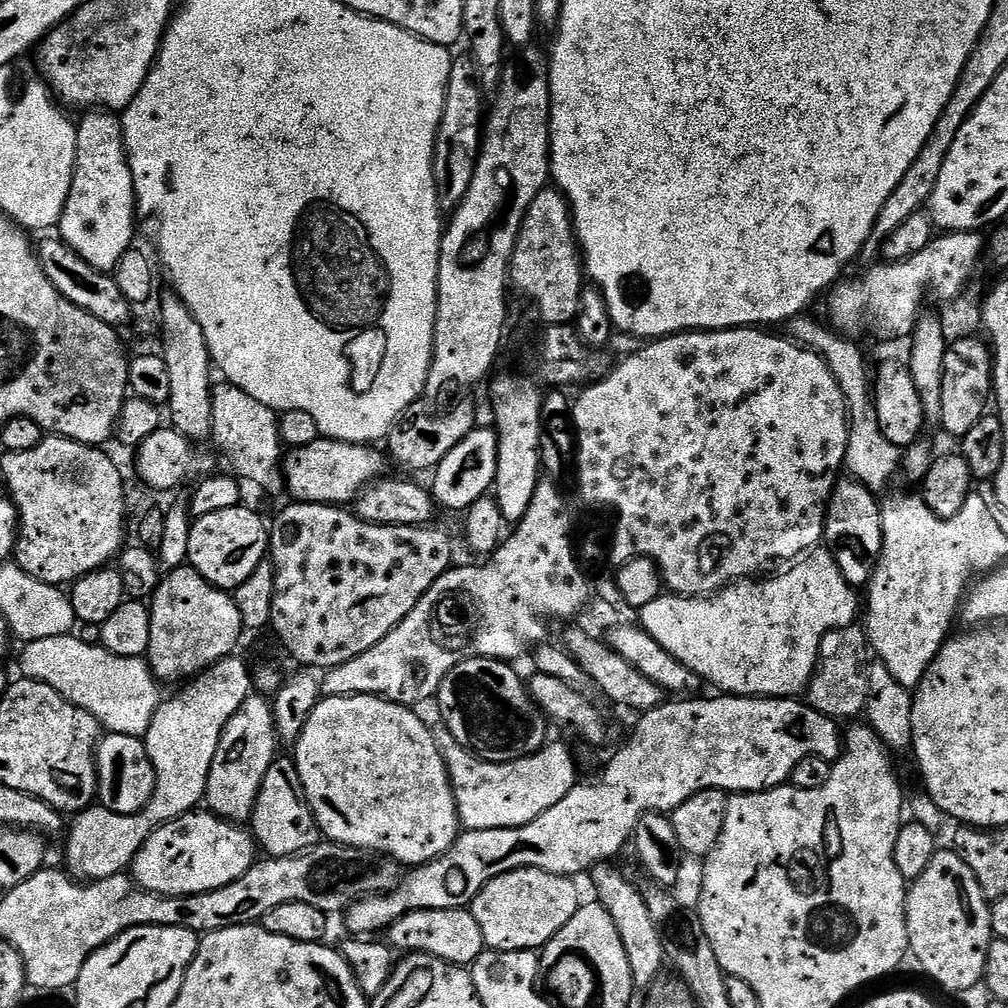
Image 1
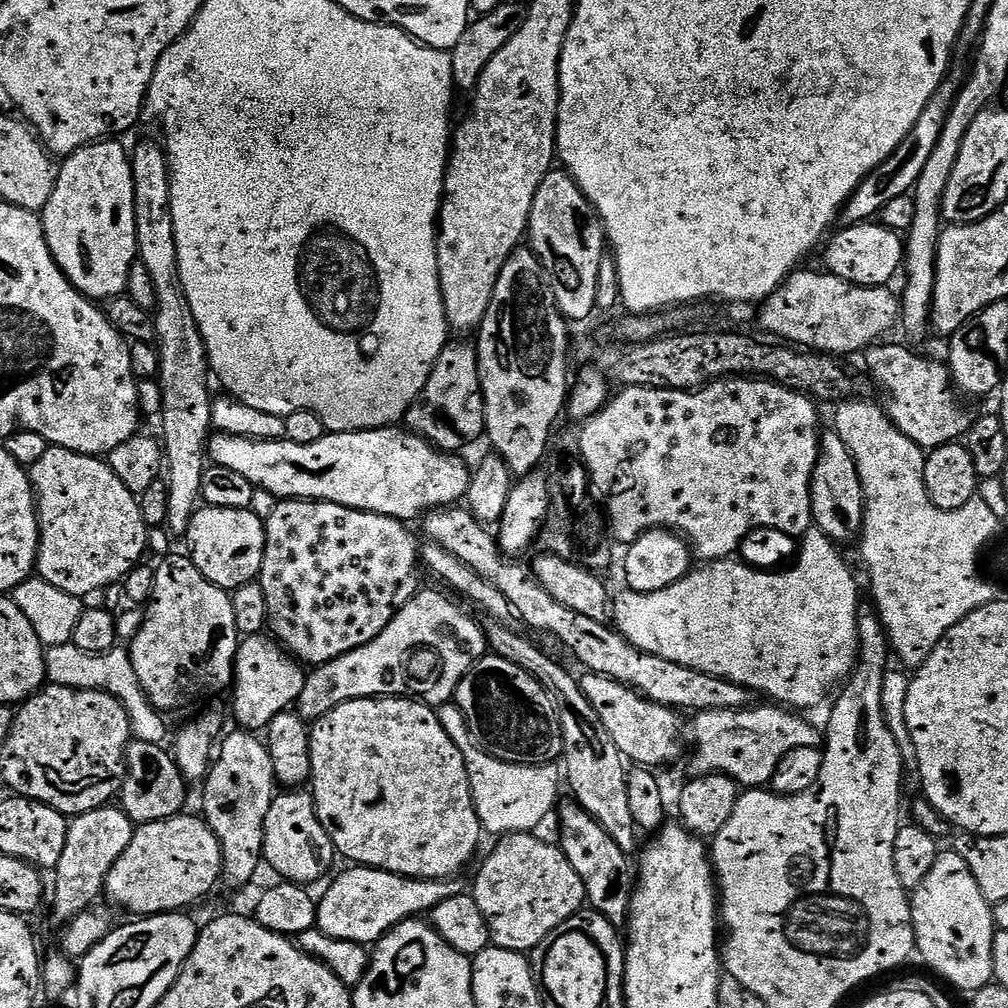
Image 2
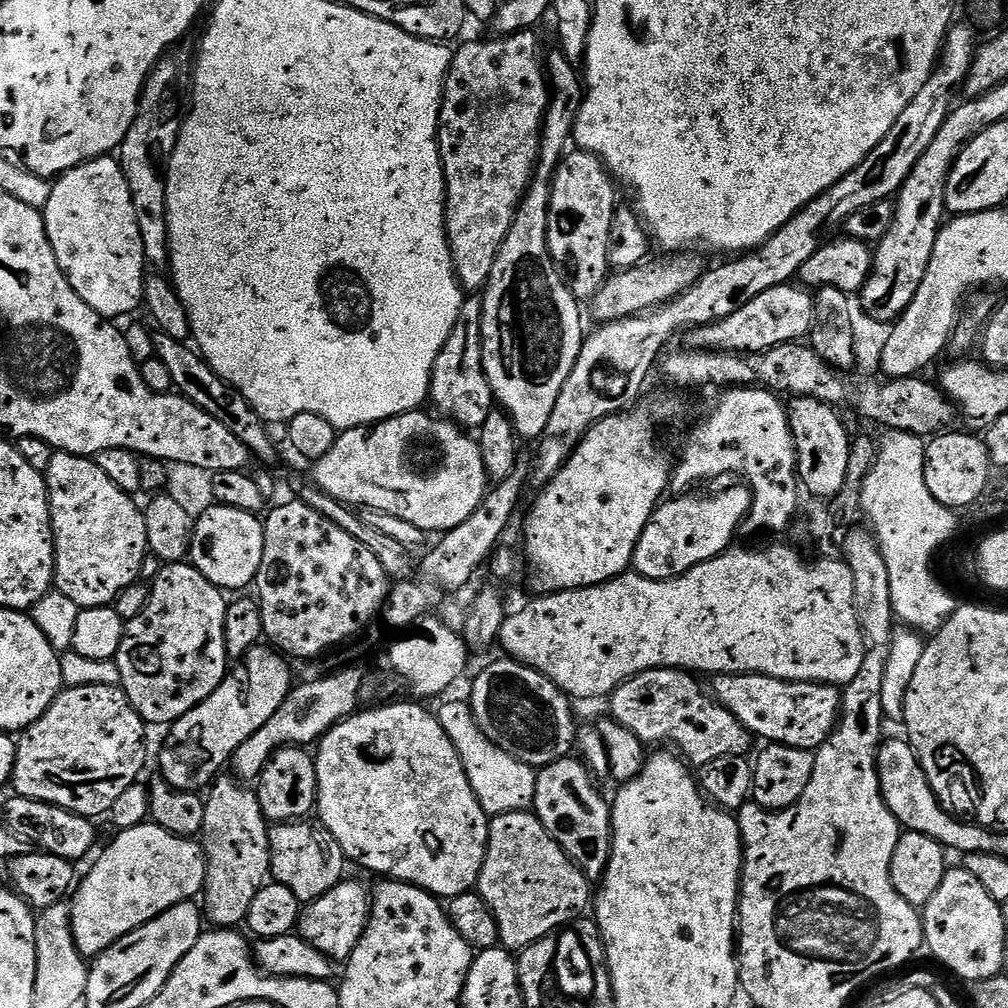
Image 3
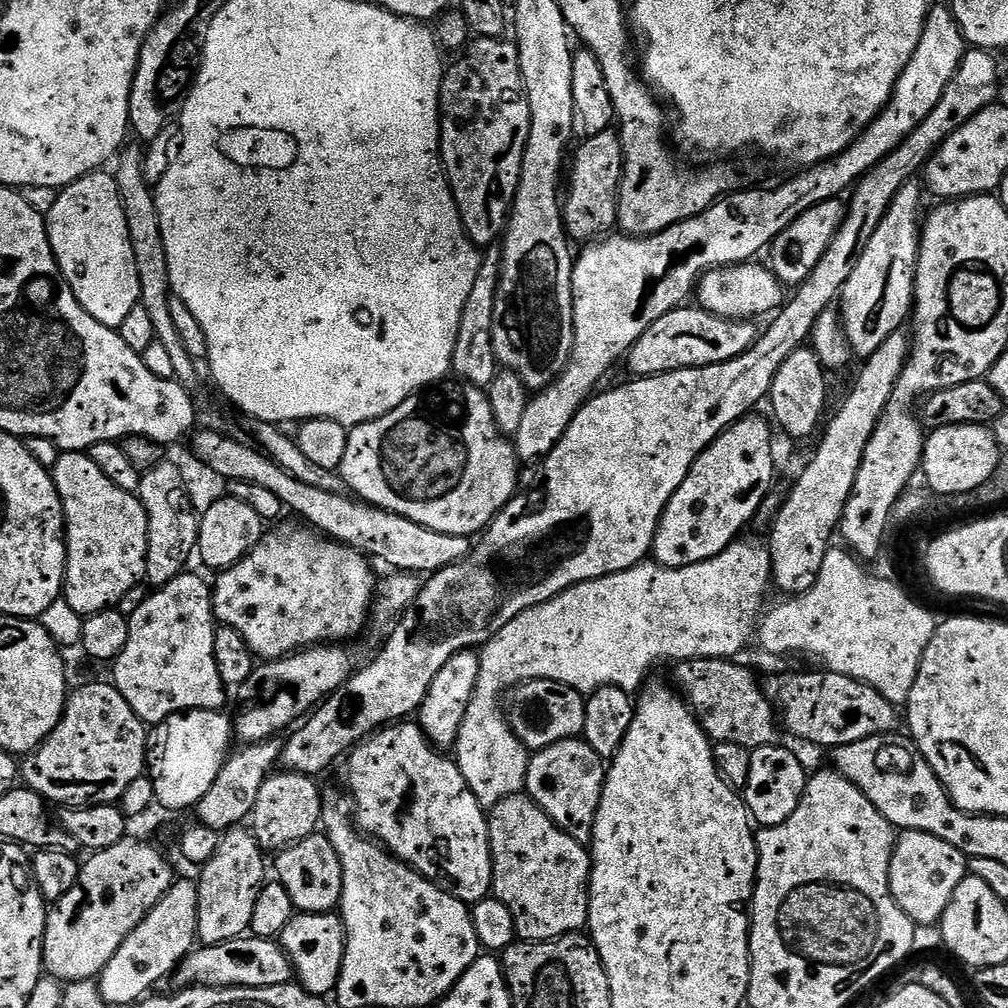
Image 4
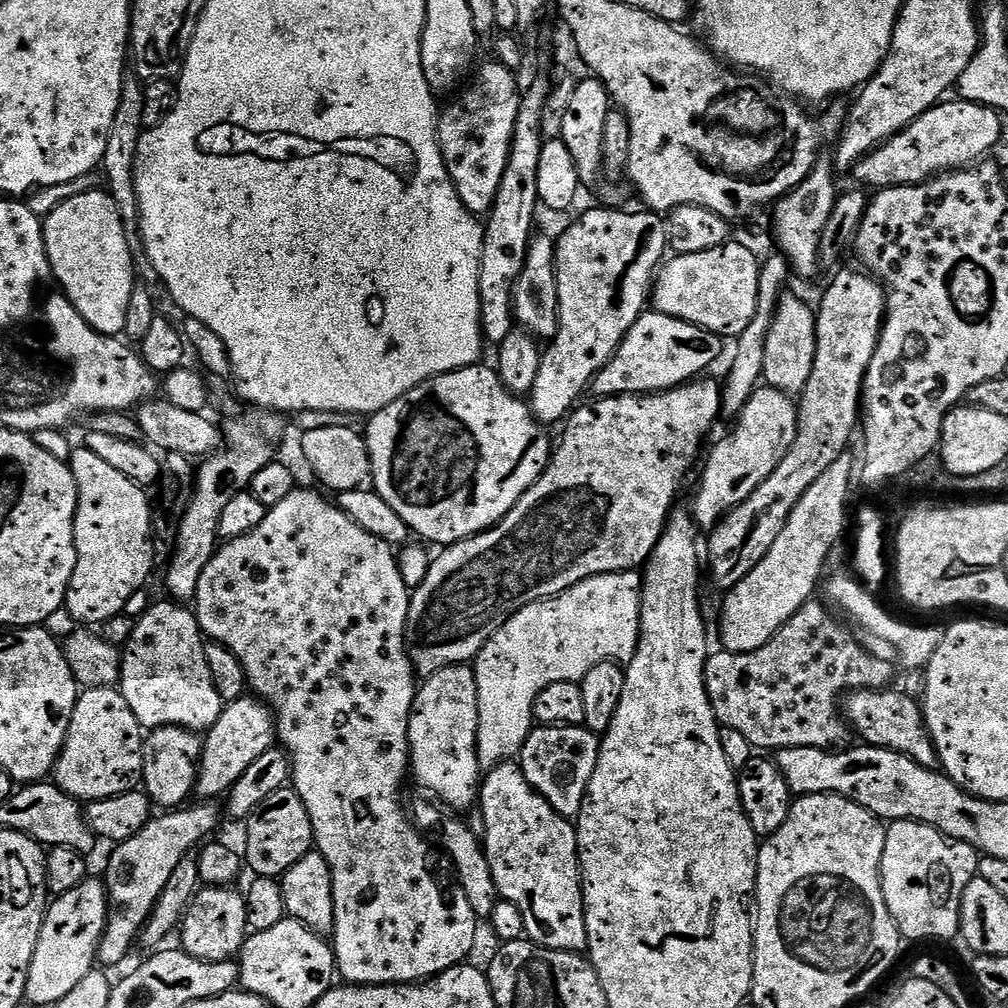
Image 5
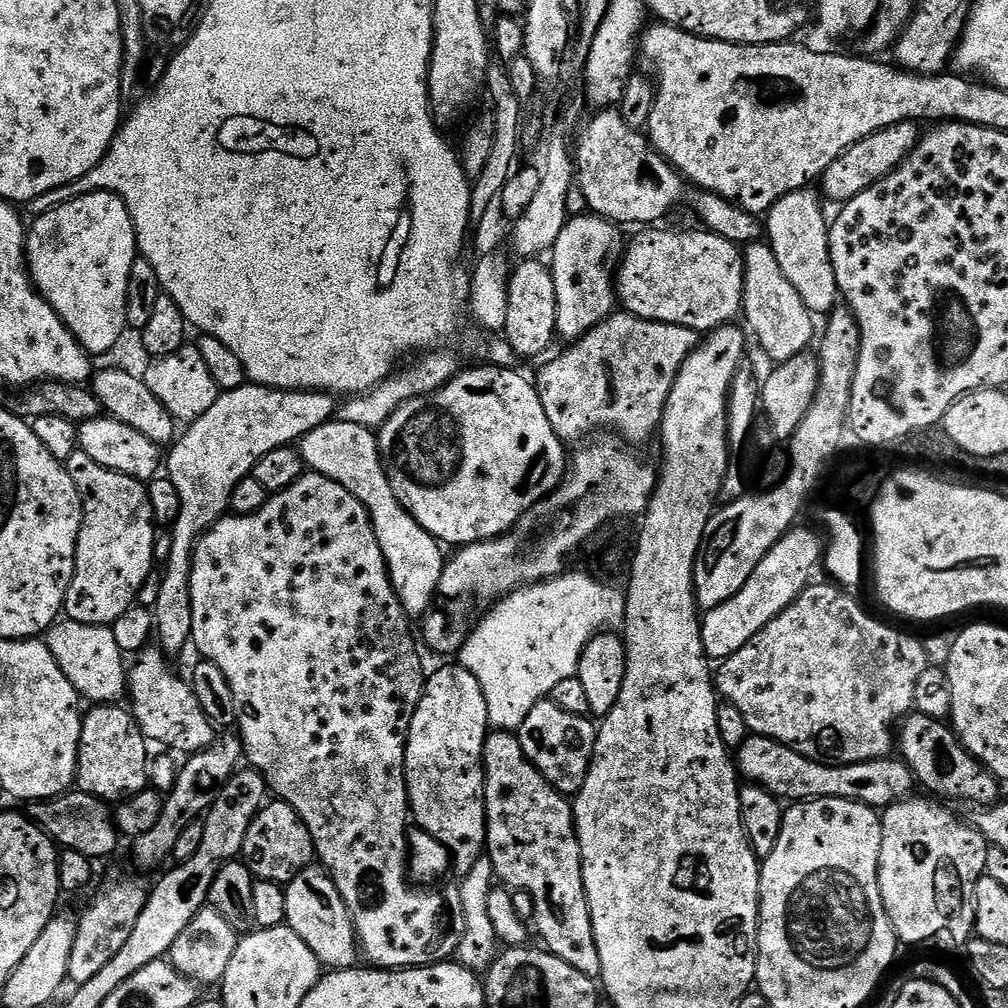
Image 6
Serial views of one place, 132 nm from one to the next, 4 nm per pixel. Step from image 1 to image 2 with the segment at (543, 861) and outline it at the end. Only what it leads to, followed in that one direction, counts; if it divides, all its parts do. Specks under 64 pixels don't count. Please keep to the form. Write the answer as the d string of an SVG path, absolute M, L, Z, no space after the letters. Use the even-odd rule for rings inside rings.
M749 706L747 708L739 708L738 710L710 710L709 712L697 712L695 713L695 715L693 715L691 717L692 720L692 729L689 730L687 729L686 732L686 740L687 743L690 745L690 752L691 752L691 748L692 748L692 772L695 773L695 775L698 776L709 776L712 772L720 772L723 776L728 776L731 778L731 780L736 781L737 784L743 786L745 789L748 790L756 790L759 789L761 786L768 786L771 785L772 782L772 775L774 774L774 770L778 770L778 762L782 762L782 758L786 758L786 754L790 754L790 750L798 750L799 748L801 748L802 746L810 746L811 748L820 748L821 744L822 744L822 732L820 729L820 732L818 729L815 728L814 725L811 724L810 721L808 720L803 720L802 717L803 715L797 714L795 711L789 710L787 707L784 706L768 706L768 707L772 707L772 708L756 708L757 706ZM348 866L348 869L329 886L324 897L319 897L316 905L316 927L330 938L342 938L342 942L358 942L374 946L394 926L404 920L411 920L417 914L431 913L438 902L461 895L461 881L411 880L409 876L399 876L381 868Z

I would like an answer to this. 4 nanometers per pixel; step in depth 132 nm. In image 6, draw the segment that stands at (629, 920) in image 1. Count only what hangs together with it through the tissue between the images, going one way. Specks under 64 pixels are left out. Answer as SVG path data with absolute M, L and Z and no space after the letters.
M552 699L540 700L518 729L526 758L565 798L575 797L588 776L596 745L597 725L588 716L566 714Z

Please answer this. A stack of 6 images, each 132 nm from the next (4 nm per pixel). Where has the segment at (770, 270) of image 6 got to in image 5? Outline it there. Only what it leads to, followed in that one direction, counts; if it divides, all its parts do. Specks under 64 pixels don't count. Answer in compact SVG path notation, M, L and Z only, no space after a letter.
M781 295L773 325L766 338L763 383L780 392L799 394L814 370L816 353L816 312L808 309L796 296Z

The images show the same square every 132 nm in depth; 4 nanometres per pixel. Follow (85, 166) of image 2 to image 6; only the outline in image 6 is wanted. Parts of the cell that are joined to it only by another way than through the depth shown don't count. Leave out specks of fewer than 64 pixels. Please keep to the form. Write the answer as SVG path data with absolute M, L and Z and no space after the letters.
M115 192L86 193L42 213L31 223L26 232L26 263L36 291L56 311L58 318L62 318L84 351L99 358L119 342L120 335L128 328L126 294L138 249L136 228L124 200Z

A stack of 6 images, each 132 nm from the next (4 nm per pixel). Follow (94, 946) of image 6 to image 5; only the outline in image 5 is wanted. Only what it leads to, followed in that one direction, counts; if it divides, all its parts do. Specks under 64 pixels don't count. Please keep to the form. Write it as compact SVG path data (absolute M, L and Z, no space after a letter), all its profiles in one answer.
M200 802L197 805L197 808L184 806L157 815L145 828L138 830L134 838L111 849L113 852L108 860L106 875L108 921L96 951L97 961L105 969L112 970L115 964L127 958L132 943L135 945L139 941L140 933L152 915L162 890L166 890L166 882L170 882L170 874L174 874L178 862L182 862L182 858L190 855L197 846L203 845L211 837L208 835L219 826L222 812L215 808L215 803Z

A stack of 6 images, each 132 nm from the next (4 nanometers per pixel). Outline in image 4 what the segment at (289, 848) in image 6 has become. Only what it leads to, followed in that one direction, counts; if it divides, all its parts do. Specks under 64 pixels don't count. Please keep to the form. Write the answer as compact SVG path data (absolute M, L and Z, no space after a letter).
M280 770L268 777L262 790L258 790L258 802L254 802L254 810L250 817L250 831L261 848L286 849L321 827L324 798L322 788L316 783L313 777L304 776L295 770Z

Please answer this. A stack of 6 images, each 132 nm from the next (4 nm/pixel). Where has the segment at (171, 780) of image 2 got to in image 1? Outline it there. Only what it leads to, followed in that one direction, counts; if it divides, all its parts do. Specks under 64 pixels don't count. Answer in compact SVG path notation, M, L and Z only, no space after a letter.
M108 732L96 745L96 787L99 807L119 816L141 812L156 789L156 771L144 741L129 734Z

